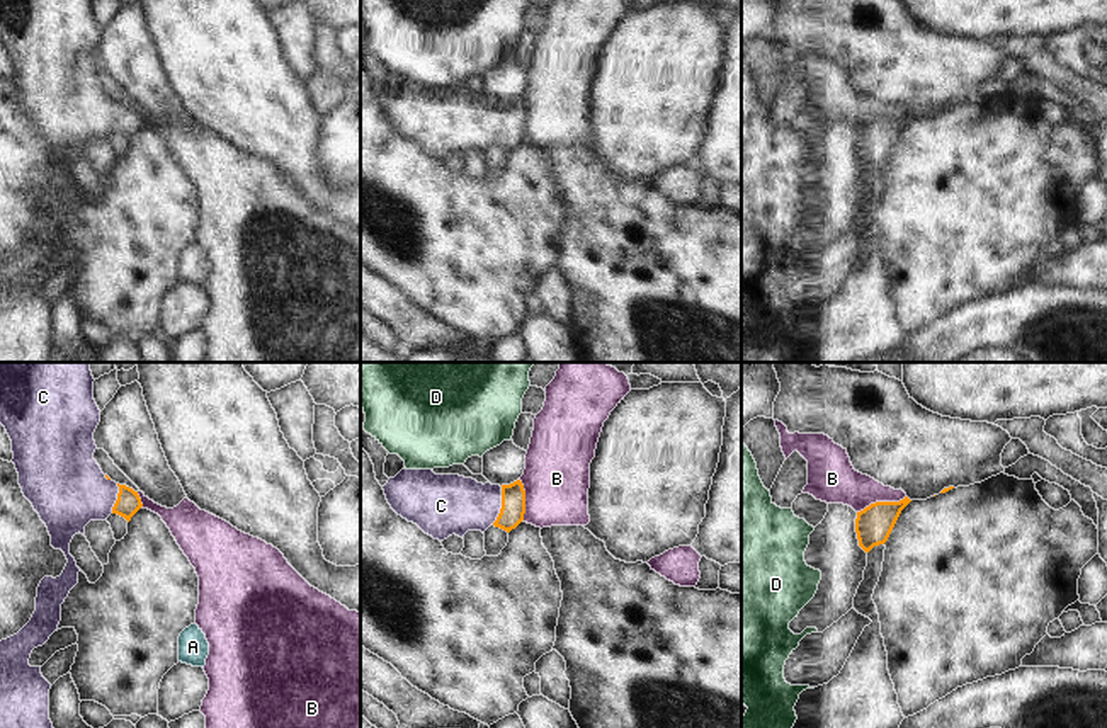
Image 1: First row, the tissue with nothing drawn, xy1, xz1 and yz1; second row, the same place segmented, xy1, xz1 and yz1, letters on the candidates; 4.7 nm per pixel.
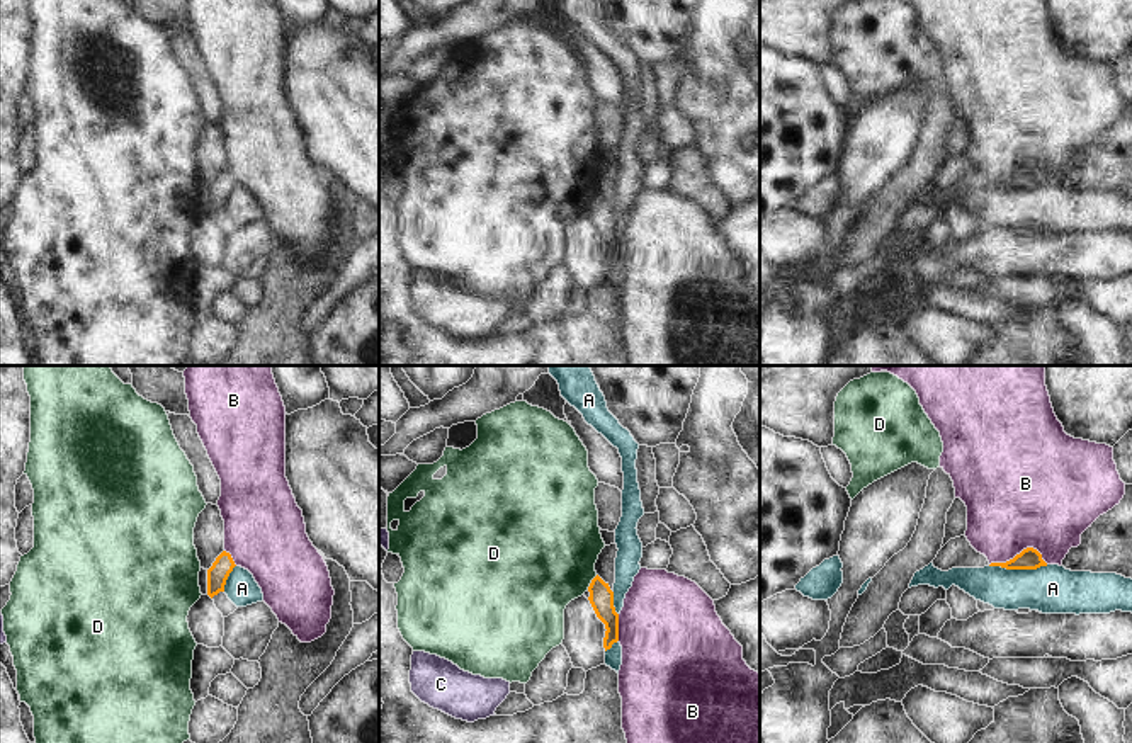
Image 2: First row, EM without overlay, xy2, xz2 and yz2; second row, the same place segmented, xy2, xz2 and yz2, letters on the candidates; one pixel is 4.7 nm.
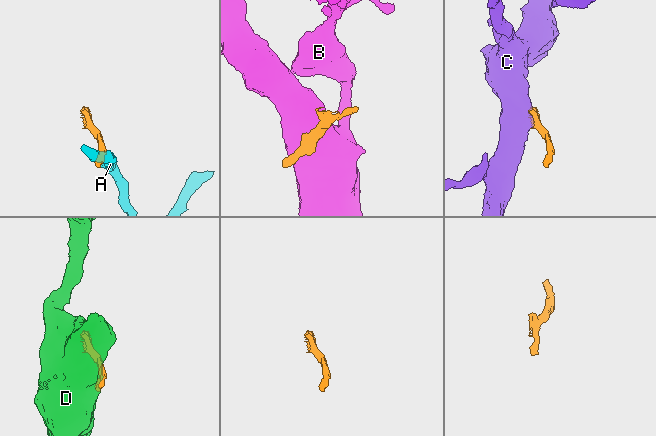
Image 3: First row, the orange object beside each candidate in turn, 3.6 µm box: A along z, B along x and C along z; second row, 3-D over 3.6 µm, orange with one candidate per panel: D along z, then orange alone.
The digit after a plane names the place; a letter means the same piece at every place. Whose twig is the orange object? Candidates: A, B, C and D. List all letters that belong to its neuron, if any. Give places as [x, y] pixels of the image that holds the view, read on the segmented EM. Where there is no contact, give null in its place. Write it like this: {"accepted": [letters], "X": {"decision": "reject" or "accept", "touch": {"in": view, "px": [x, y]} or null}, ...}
{"accepted": ["C"], "A": {"decision": "reject", "touch": {"in": "yz2", "px": [1018, 568]}}, "B": {"decision": "reject", "touch": {"in": "yz2", "px": [1020, 553]}}, "C": {"decision": "accept", "touch": {"in": "xz1", "px": [502, 506]}}, "D": {"decision": "reject", "touch": {"in": "xz2", "px": [592, 582]}}}

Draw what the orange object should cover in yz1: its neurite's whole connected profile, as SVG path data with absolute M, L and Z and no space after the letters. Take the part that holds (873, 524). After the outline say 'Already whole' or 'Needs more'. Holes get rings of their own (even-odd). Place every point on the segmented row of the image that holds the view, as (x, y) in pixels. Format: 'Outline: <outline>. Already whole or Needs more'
Outline: M911 500L876 502L857 512L855 532L859 546L869 553L874 546L884 544L901 514Z. Already whole

